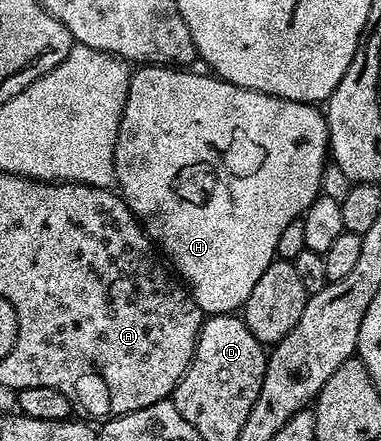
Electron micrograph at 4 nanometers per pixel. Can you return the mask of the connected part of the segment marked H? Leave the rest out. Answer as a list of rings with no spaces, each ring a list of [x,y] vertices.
[[[144,65],[131,72],[126,105],[120,118],[114,149],[115,186],[118,188],[120,198],[136,214],[148,238],[159,248],[163,258],[174,268],[175,274],[186,284],[193,301],[198,304],[205,316],[231,315],[243,308],[250,297],[250,289],[258,285],[258,277],[262,277],[262,273],[266,273],[268,266],[276,259],[278,233],[282,233],[282,229],[286,229],[290,221],[301,218],[305,209],[316,200],[317,195],[321,194],[326,160],[330,155],[328,120],[319,106],[279,99],[261,91],[239,87],[224,79],[217,79],[211,73],[195,75],[188,70],[192,69],[177,69],[172,65]]]

